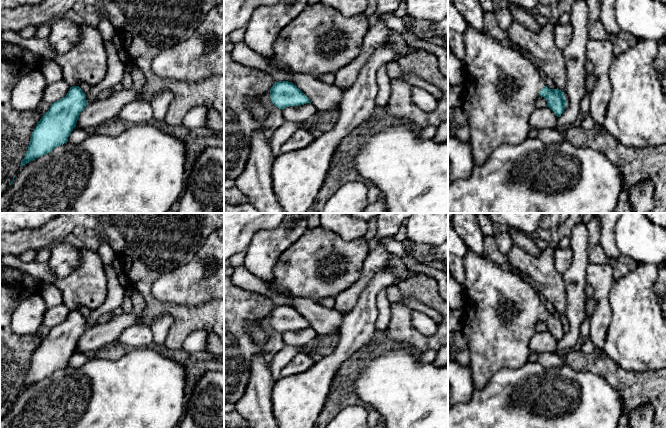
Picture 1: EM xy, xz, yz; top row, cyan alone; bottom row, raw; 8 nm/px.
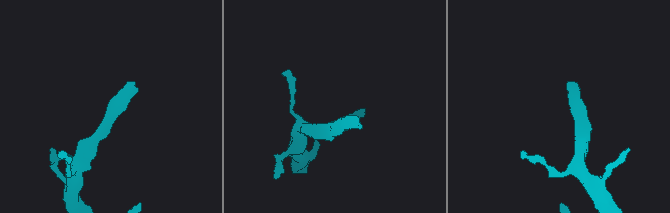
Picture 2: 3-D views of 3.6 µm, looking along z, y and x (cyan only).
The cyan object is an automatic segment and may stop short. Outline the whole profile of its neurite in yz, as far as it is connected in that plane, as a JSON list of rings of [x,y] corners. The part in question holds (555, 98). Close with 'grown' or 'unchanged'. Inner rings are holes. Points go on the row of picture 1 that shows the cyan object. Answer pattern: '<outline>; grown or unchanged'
[[[468,26],[463,33],[465,59],[463,61],[466,79],[469,84],[462,104],[469,117],[470,147],[475,165],[482,165],[490,154],[503,144],[517,145],[528,138],[529,118],[536,109],[536,100],[544,97],[557,117],[566,107],[563,91],[548,88],[541,72],[522,53],[493,39],[488,32],[478,31]]]; grown

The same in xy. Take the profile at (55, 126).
[[[79,86],[70,87],[65,97],[51,104],[33,129],[20,167],[67,143],[80,113],[87,105],[86,95]]]; unchanged

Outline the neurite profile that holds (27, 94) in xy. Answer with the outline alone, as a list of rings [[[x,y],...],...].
[[[39,68],[22,75],[11,94],[12,106],[20,111],[37,109],[46,86],[47,82]]]

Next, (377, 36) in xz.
[[[379,18],[373,26],[369,27],[359,55],[350,64],[335,73],[334,85],[336,87],[346,91],[354,84],[372,53],[379,47],[387,45],[390,30],[382,18]]]

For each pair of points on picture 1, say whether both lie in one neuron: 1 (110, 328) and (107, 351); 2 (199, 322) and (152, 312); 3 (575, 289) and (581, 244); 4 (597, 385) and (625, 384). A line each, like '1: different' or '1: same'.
1: different
2: same
3: same
4: different

